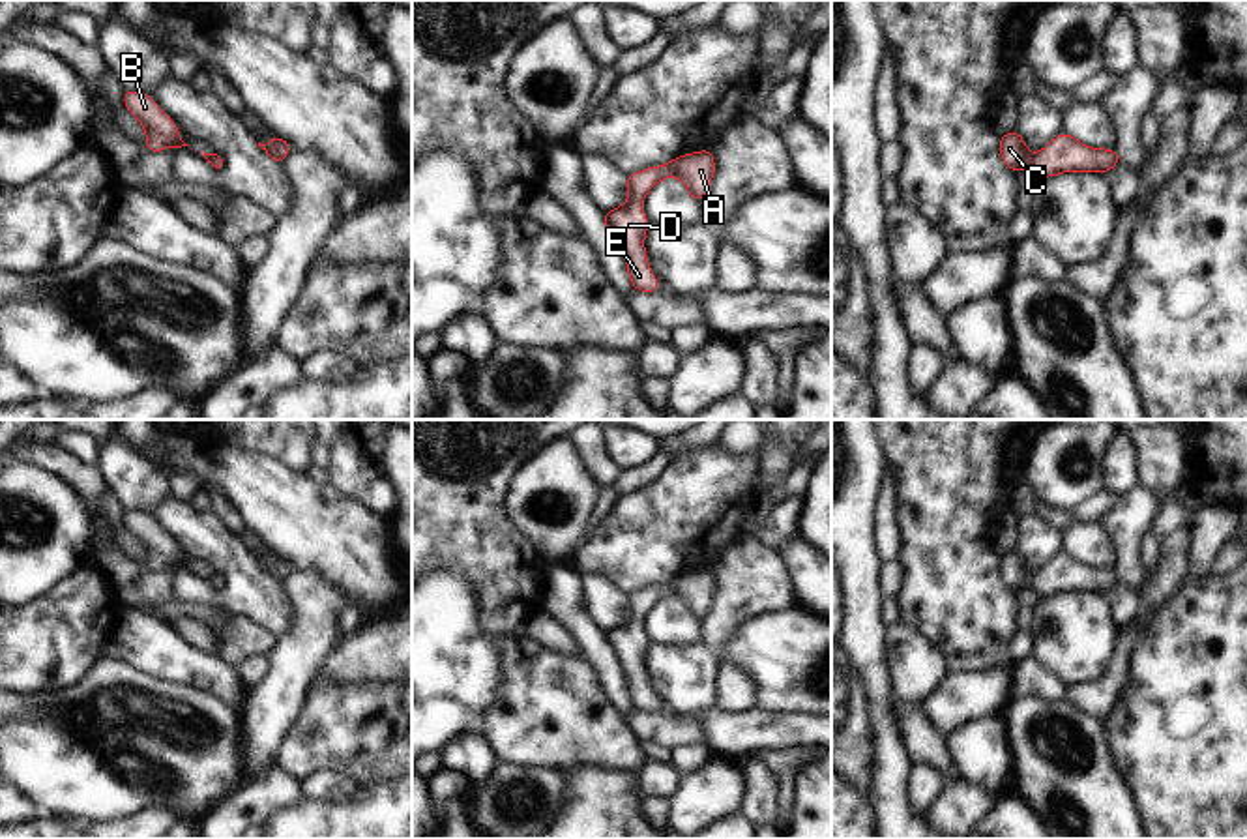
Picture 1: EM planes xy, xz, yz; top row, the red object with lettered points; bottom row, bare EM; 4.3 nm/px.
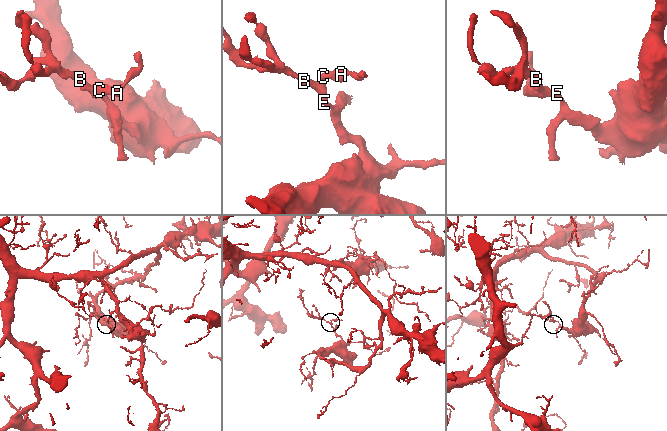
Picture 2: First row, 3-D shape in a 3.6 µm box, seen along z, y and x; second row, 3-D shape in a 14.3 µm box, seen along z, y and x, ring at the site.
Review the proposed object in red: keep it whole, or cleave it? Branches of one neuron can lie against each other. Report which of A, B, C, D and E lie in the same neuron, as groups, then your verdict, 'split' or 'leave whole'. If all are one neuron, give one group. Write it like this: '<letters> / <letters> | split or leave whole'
A B C D E | leave whole

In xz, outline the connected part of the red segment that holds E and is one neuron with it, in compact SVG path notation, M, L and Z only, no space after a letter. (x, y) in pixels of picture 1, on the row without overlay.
M700 569L697 573L683 573L667 584L627 594L627 622L603 633L603 640L627 680L633 708L640 712L657 712L659 708L644 670L644 655L650 642L640 624L646 612L661 599L676 596L689 614L700 622L710 611L713 592L713 569Z

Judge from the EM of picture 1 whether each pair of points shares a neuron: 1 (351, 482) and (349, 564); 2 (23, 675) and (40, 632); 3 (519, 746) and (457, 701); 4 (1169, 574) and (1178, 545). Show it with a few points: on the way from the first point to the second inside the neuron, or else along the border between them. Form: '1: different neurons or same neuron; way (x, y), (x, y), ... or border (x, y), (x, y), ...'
1: different neurons; border (328, 484), (386, 519)
2: same neuron; way (23, 663), (40, 643)
3: different neurons; border (502, 678), (502, 690), (487, 708), (478, 733)
4: same neuron; way (1174, 566), (1174, 553)

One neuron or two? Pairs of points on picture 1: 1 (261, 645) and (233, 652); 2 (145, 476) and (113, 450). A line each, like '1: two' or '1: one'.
1: one
2: one

